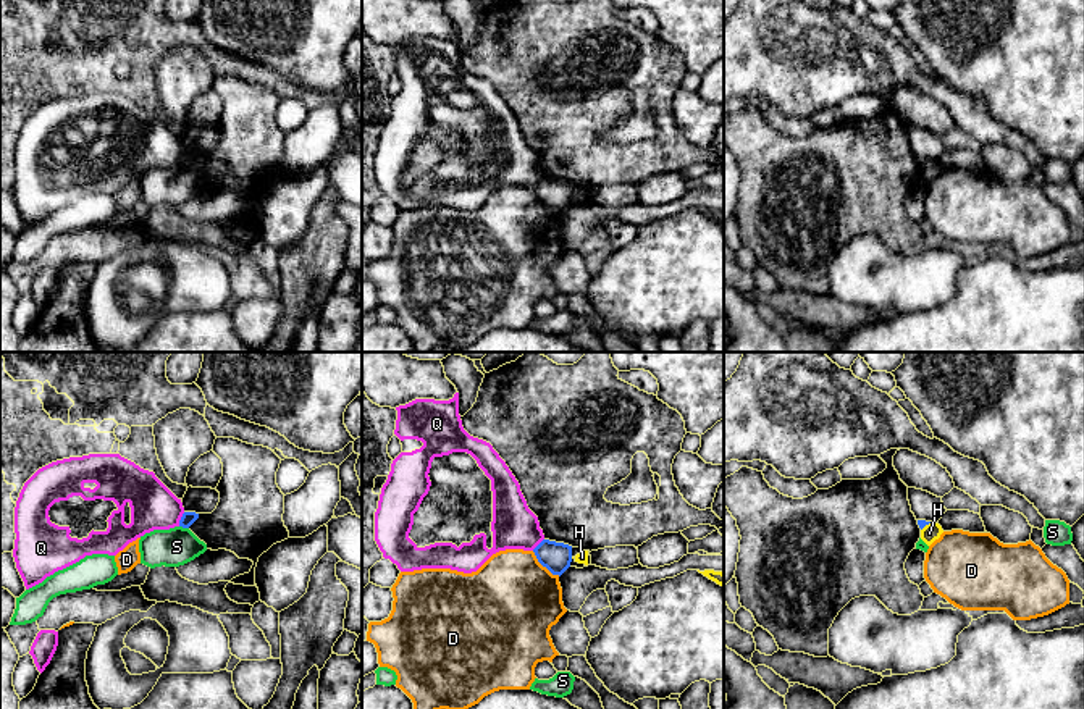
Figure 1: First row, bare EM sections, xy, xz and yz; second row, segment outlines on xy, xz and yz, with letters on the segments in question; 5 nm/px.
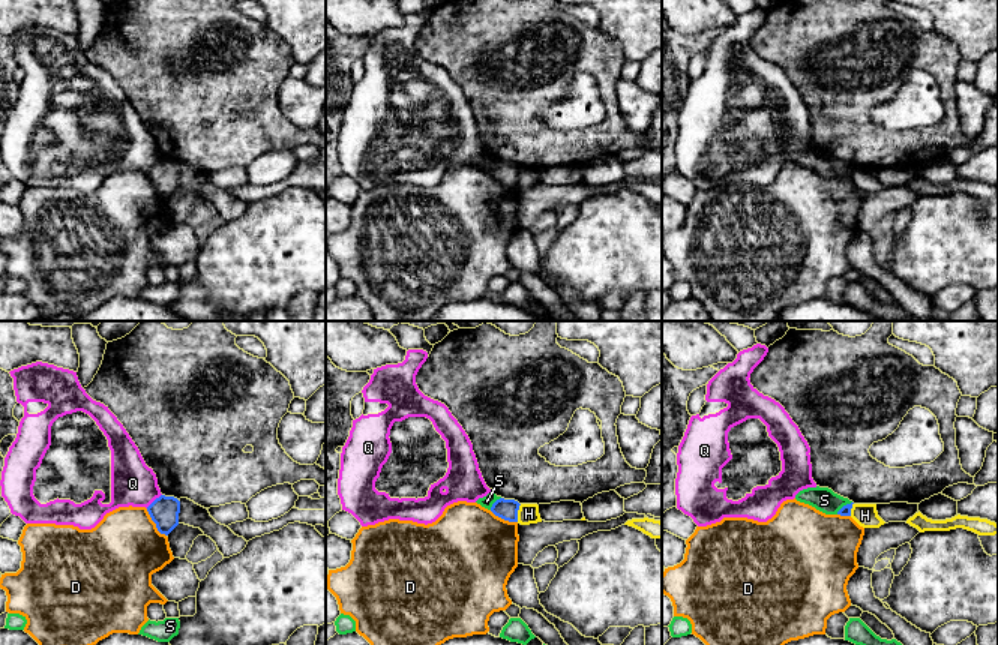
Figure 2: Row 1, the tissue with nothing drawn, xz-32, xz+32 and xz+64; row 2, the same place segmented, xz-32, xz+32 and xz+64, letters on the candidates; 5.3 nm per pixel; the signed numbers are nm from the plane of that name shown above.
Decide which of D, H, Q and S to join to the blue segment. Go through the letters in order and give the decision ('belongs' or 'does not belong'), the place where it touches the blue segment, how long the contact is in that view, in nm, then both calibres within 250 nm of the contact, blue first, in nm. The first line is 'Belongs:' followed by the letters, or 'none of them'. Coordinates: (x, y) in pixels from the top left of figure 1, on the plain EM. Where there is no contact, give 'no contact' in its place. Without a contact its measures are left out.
Belongs: none of them
D: does not belong; contact xz (545, 204); length 190 nm; calibres 150 and 460 nm
H: does not belong; contact yz (926, 162); length 80 nm; calibres 40 and 90 nm
Q: does not belong; contact xy (181, 157); length 80 nm; calibres 70 and 220 nm
S: does not belong; contact xy (184, 165); length 50 nm; calibres 70 and 190 nm

